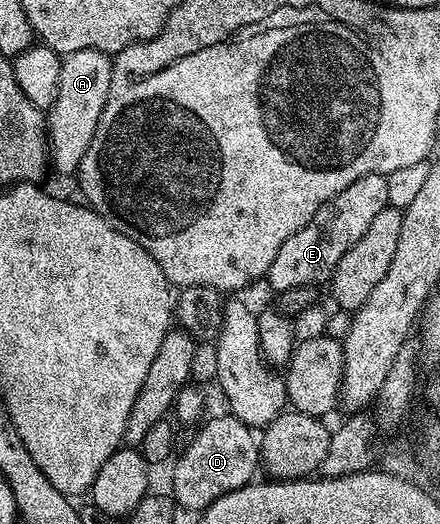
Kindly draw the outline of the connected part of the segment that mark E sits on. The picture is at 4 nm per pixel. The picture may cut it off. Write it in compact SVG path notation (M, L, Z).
M365 175L352 181L348 189L328 200L316 213L316 217L304 225L304 229L292 233L292 237L280 245L276 261L272 261L265 274L265 278L270 279L271 292L325 284L334 274L340 257L344 257L344 253L348 253L348 249L352 249L352 245L356 245L364 233L368 233L376 213L389 206L387 176Z

